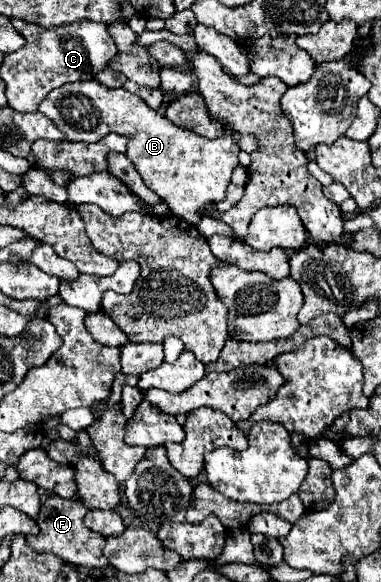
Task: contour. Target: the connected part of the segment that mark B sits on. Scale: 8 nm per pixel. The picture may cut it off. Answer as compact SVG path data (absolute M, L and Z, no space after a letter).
M95 80L63 84L39 104L39 112L65 132L69 142L97 142L109 132L127 136L127 157L135 164L147 188L157 192L175 216L187 222L199 222L201 210L225 198L231 174L237 168L239 146L227 132L219 138L203 138L195 132L177 128L157 110L151 110L137 94L125 88L111 90Z

